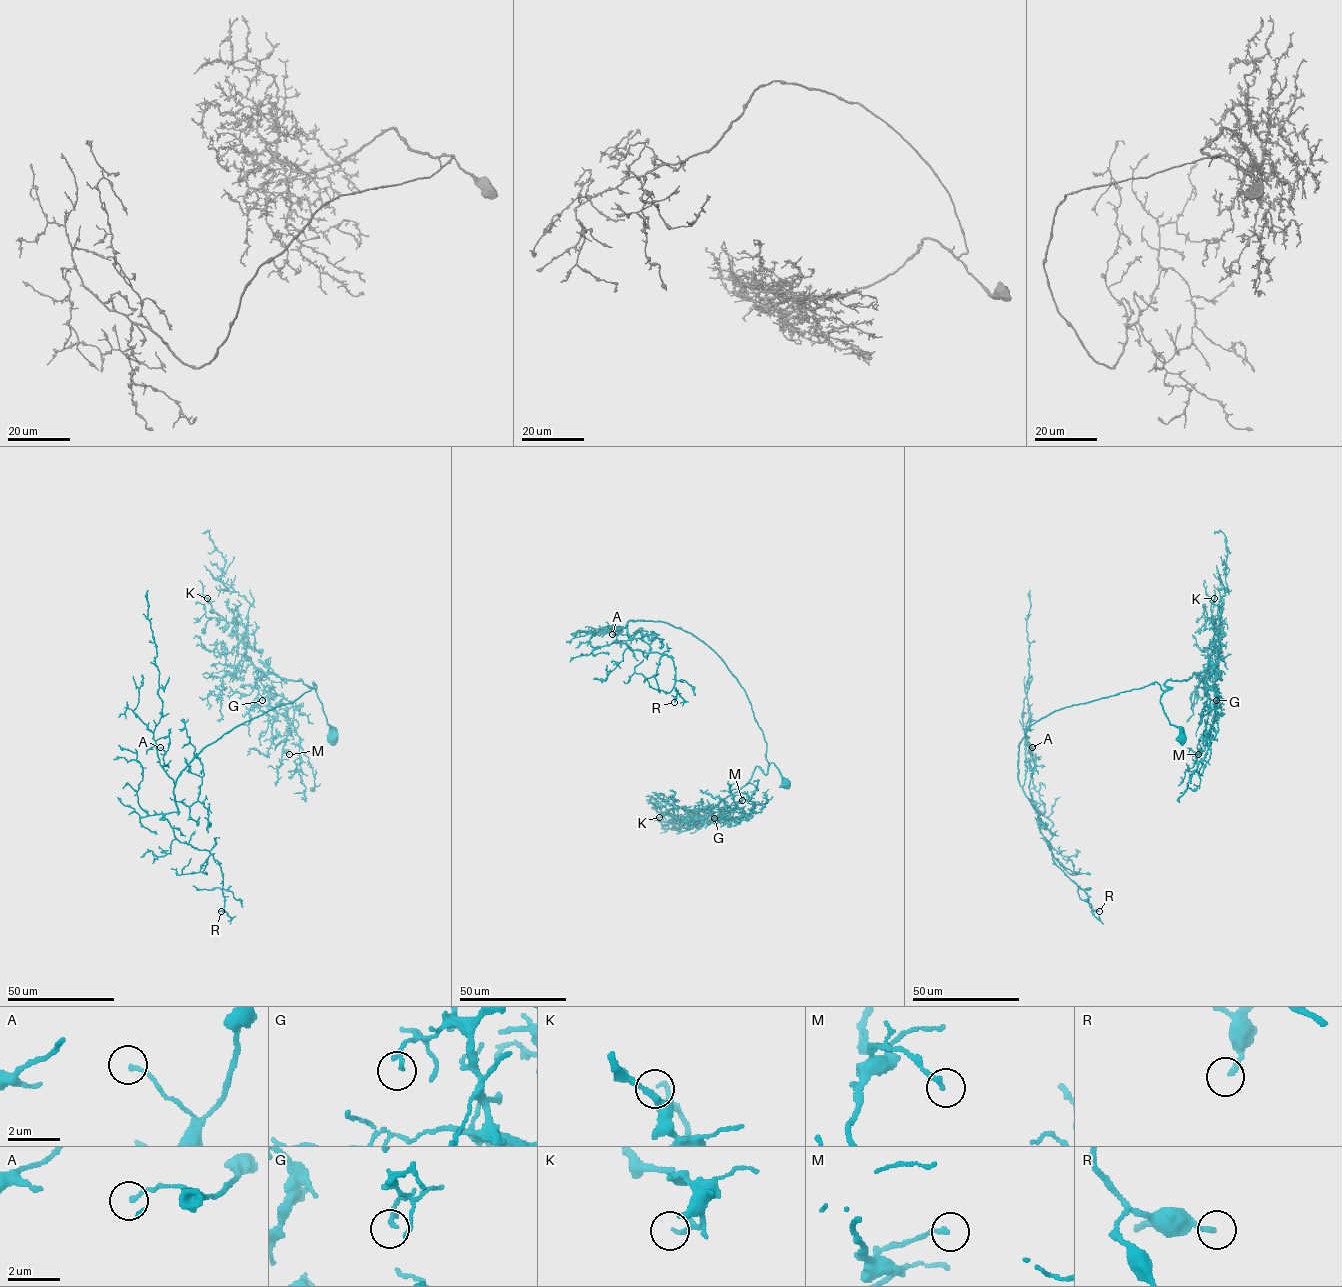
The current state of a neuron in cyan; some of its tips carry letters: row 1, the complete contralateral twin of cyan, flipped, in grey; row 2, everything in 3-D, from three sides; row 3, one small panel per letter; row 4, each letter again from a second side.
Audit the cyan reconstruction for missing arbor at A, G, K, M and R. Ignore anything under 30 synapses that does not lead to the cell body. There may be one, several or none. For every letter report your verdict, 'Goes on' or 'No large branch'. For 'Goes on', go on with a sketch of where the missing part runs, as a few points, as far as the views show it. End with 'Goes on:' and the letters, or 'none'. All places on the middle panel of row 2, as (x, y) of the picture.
A: No large branch
G: No large branch
K: Goes on
M: No large branch
R: No large branch
Goes on: K

